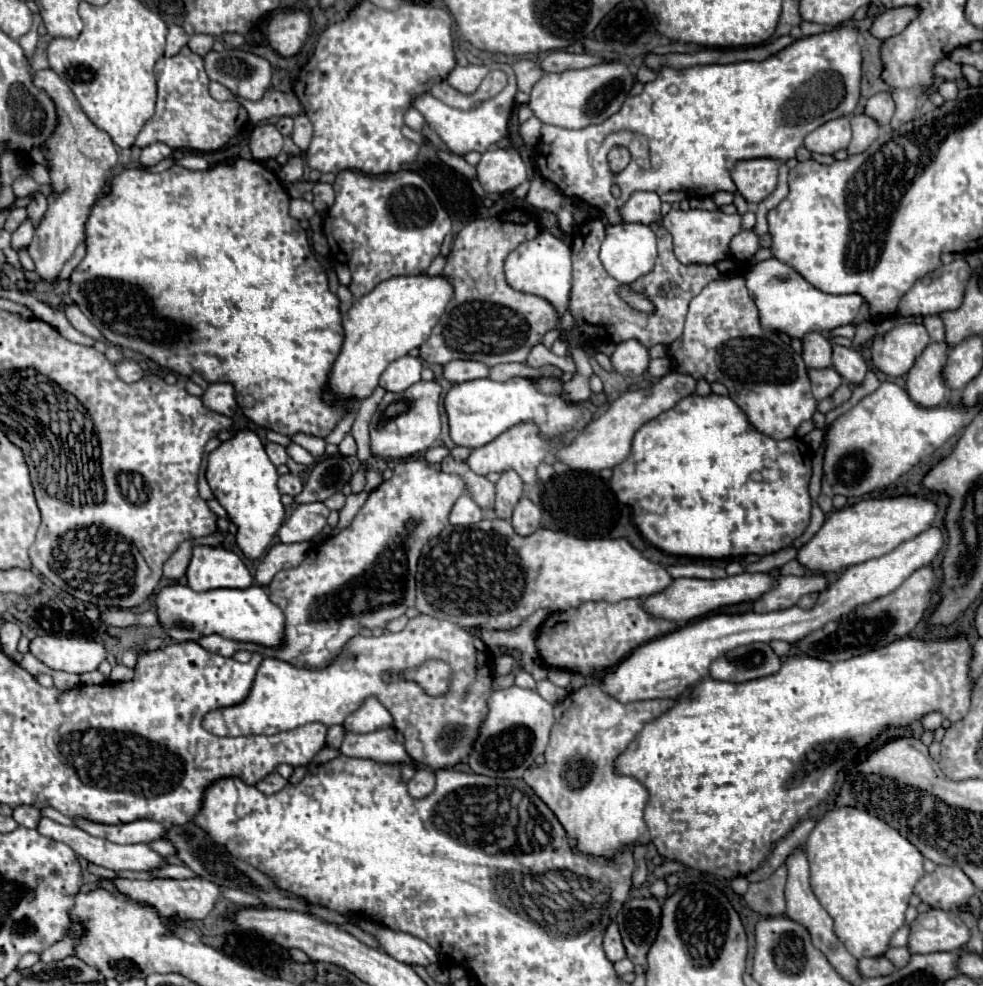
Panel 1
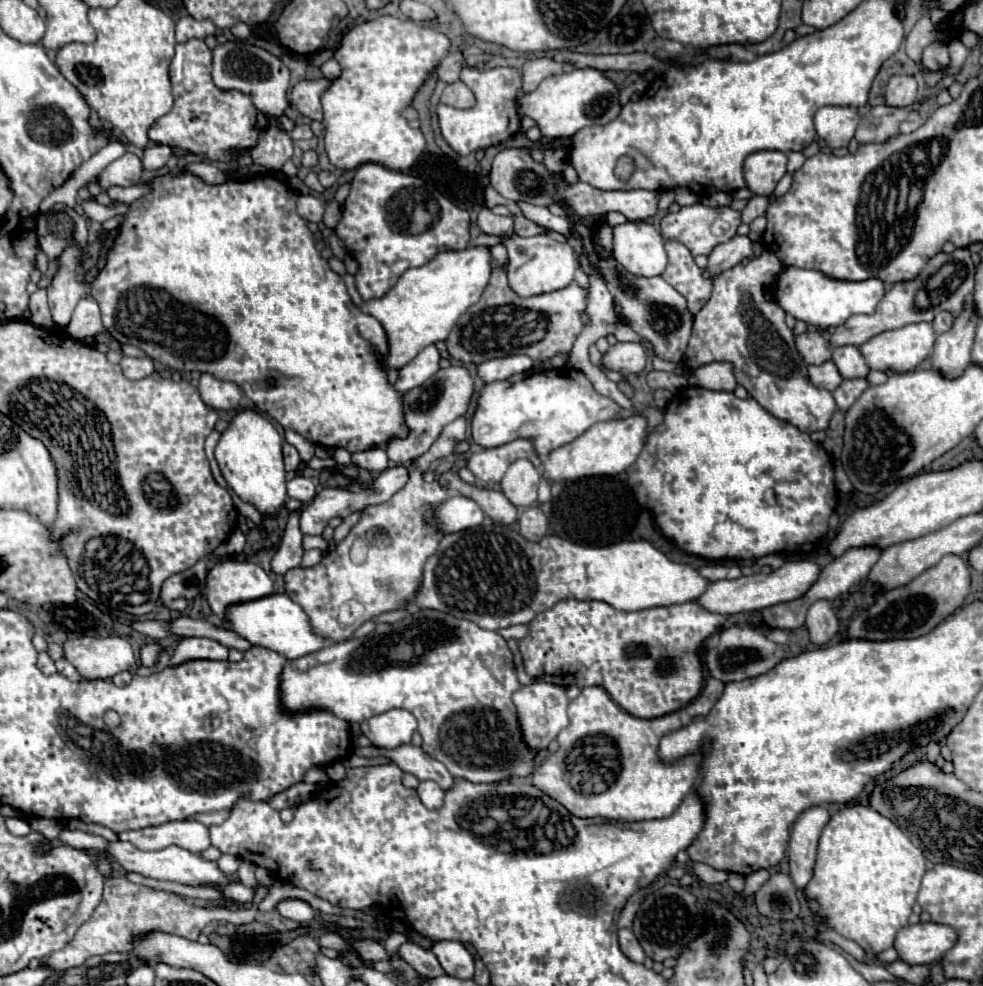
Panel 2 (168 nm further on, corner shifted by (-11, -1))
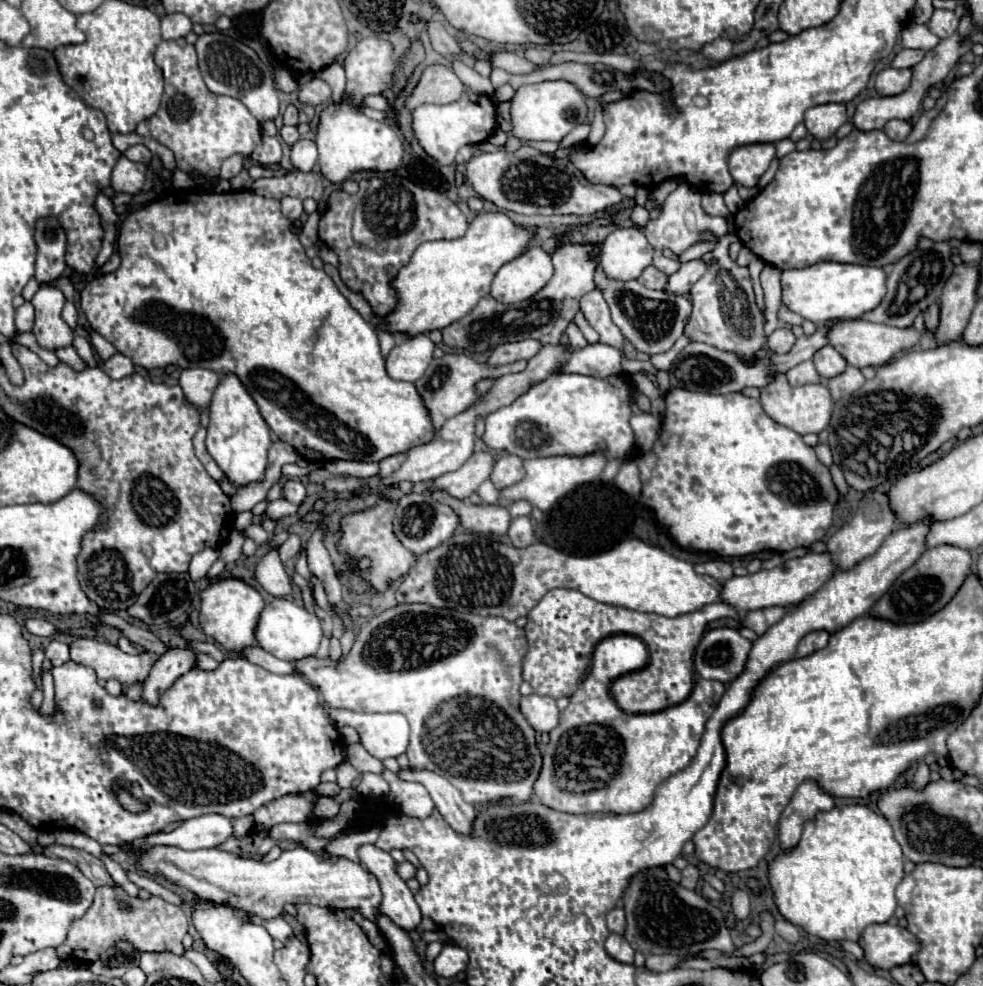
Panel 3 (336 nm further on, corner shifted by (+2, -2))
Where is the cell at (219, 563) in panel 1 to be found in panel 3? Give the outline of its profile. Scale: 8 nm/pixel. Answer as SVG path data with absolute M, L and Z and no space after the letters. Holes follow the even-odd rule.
M235 578L219 580L215 584L209 584L201 594L199 622L203 632L209 638L213 638L221 648L225 648L227 652L241 654L245 648L255 646L255 630L257 630L259 614L263 606L265 606L265 600L249 584Z

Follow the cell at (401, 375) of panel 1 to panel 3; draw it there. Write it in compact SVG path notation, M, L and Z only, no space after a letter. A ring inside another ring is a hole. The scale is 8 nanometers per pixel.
M417 334L395 344L387 356L389 376L393 376L393 380L407 382L419 380L433 358L433 348L435 344L429 340L427 334Z

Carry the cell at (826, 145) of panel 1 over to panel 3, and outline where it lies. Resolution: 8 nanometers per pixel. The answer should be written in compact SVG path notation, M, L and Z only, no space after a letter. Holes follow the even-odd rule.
M821 104L805 112L805 126L817 140L827 140L847 122L845 104Z

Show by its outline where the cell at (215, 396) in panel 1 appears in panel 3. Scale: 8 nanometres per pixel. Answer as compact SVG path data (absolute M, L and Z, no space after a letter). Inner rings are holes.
M185 368L179 378L179 386L183 388L185 398L197 408L209 406L217 384L219 384L219 374L205 368Z

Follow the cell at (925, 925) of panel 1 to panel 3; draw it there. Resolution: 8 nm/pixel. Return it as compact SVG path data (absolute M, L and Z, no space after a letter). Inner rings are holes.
M871 924L871 926L867 926L861 932L857 942L865 952L865 960L873 968L881 968L881 970L891 970L893 966L909 964L911 956L915 952L919 952L919 940L907 928L899 928L899 926L891 926L891 924Z

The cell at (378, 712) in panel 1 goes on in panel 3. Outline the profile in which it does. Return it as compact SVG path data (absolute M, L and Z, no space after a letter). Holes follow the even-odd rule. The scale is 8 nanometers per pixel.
M327 706L325 714L337 728L355 728L365 750L379 760L399 758L407 750L409 724L407 718L401 714L365 714Z

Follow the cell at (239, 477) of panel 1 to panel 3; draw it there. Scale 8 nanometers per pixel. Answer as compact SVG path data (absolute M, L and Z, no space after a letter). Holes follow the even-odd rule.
M225 374L211 398L209 406L209 426L207 426L207 450L213 460L221 466L225 476L237 486L263 480L267 466L267 452L271 446L271 430L263 420L255 400L245 390L235 374Z

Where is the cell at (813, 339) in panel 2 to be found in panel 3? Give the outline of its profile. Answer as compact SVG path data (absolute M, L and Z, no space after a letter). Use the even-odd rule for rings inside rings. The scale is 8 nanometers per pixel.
M777 328L771 336L767 336L767 348L777 354L789 352L793 344L795 344L795 336L789 328Z

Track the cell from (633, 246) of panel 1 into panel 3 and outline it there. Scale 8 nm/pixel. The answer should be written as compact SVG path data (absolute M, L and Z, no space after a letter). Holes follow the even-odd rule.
M617 228L601 246L599 268L611 280L635 280L653 260L653 246L637 228Z

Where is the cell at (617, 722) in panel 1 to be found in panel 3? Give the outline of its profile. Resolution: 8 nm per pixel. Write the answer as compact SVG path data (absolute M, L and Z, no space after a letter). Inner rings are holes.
M615 634L603 638L593 652L591 672L587 678L579 684L575 694L569 698L569 706L561 712L561 722L557 728L549 732L551 740L547 744L547 750L543 754L543 770L535 784L535 796L549 808L569 814L593 814L593 812L615 812L615 814L633 814L641 812L649 806L653 792L657 784L667 780L669 776L677 774L679 770L687 768L693 756L697 754L699 740L705 730L705 722L715 710L715 698L721 700L725 692L725 684L719 680L703 680L697 678L695 686L687 700L681 704L669 706L659 712L651 714L627 714L623 712L613 696L609 694L609 688L613 680L619 676L637 672L645 668L649 662L647 646L631 634ZM571 788L591 788L587 792L569 792Z

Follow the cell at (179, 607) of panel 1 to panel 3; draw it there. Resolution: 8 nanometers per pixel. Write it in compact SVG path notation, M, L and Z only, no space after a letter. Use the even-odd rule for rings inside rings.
M275 598L261 612L261 620L257 626L257 644L281 660L297 662L315 656L321 638L323 638L323 630L319 618L307 612L307 608L295 604L295 600L291 598Z

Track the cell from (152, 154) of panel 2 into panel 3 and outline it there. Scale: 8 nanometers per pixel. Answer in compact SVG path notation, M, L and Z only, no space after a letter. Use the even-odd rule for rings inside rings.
M143 144L129 146L123 154L125 154L129 160L133 160L133 162L143 162L143 164L149 164L149 162L151 162L151 158L153 158L153 154L149 152L149 148L147 148L147 146L143 146Z

